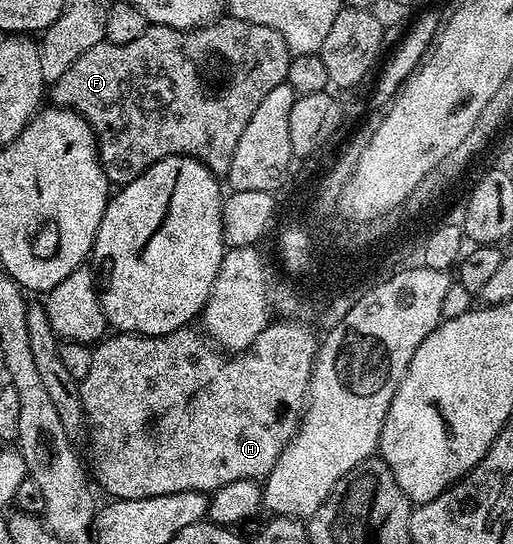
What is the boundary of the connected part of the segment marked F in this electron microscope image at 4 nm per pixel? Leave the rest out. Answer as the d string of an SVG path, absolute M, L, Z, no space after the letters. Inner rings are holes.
M221 16L194 30L148 25L130 44L102 41L78 56L56 82L51 83L50 98L57 107L74 110L88 122L96 135L100 165L109 183L132 182L158 160L175 154L197 158L217 176L227 175L234 148L246 129L250 116L263 98L278 84L286 81L288 66L293 60L286 40L262 24L241 18Z

